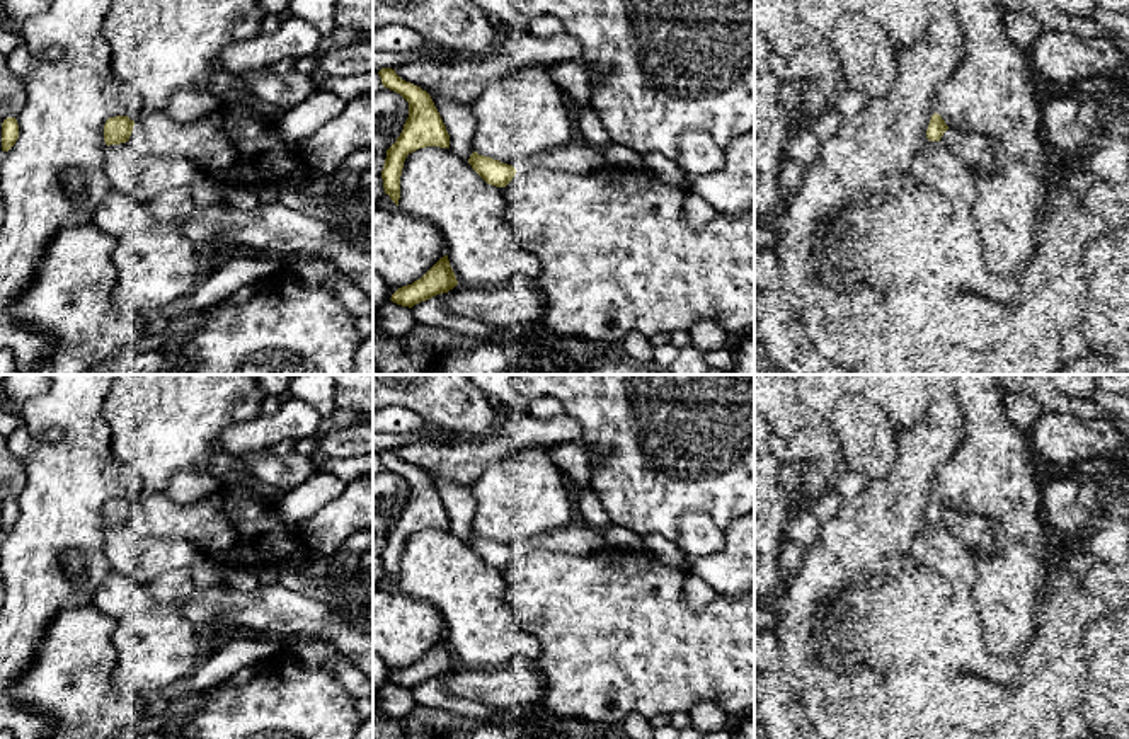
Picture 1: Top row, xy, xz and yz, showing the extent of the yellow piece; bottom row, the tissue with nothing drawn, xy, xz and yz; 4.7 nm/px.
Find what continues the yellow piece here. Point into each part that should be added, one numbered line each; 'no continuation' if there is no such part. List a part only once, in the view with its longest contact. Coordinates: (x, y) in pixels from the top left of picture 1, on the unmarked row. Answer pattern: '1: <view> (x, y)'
1: xz (617, 637)

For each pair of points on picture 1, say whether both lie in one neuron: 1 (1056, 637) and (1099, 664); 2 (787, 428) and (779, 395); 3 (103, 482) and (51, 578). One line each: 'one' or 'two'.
1: two
2: one
3: one

